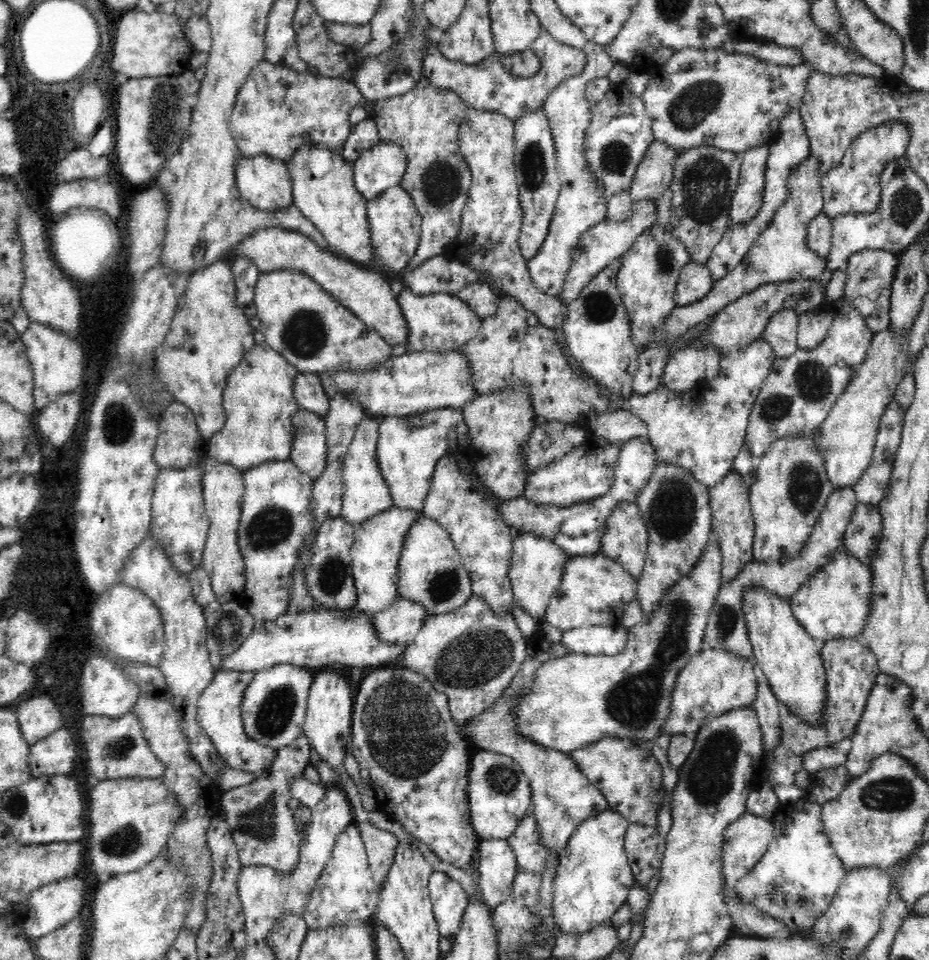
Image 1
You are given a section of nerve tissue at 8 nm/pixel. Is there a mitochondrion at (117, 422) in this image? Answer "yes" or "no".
yes

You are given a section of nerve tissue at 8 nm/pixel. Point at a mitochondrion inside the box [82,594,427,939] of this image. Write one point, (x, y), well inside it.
(258, 821)

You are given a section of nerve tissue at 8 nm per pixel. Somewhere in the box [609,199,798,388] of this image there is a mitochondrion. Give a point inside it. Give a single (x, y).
(664, 260)

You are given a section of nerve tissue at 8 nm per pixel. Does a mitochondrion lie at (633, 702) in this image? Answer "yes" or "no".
yes

